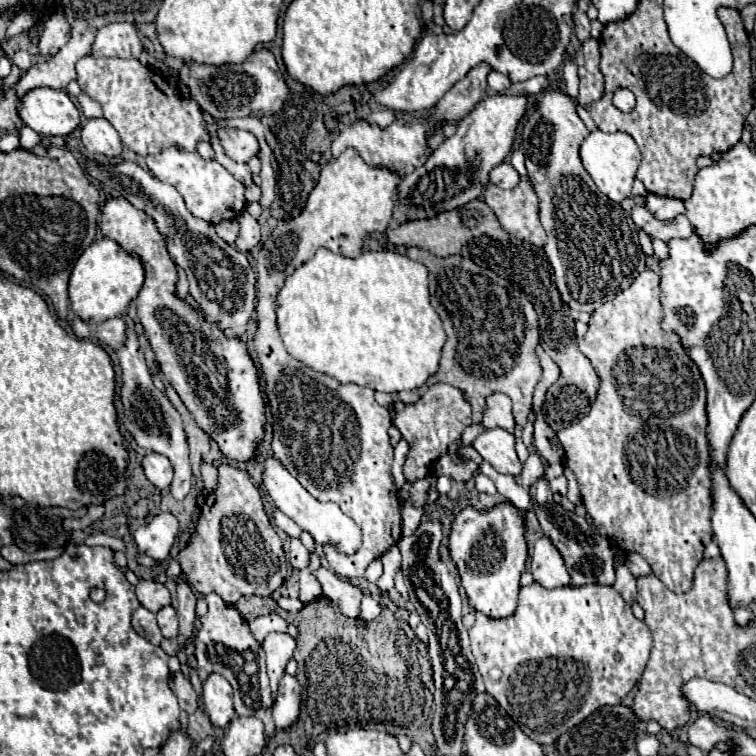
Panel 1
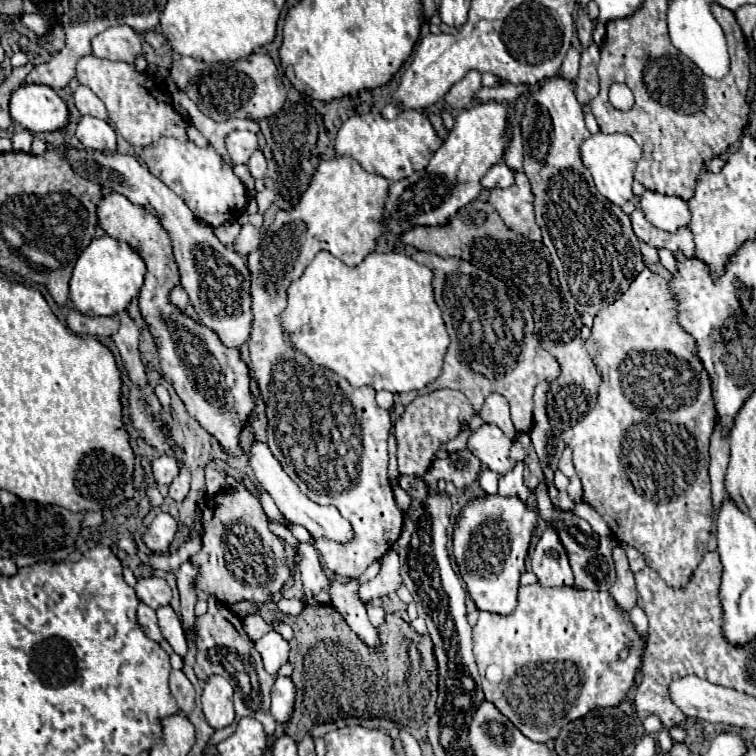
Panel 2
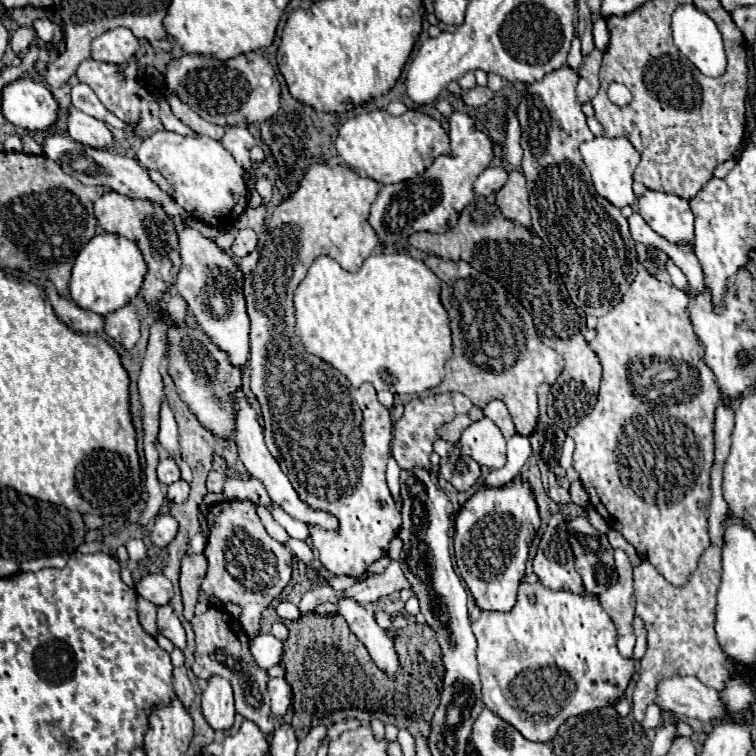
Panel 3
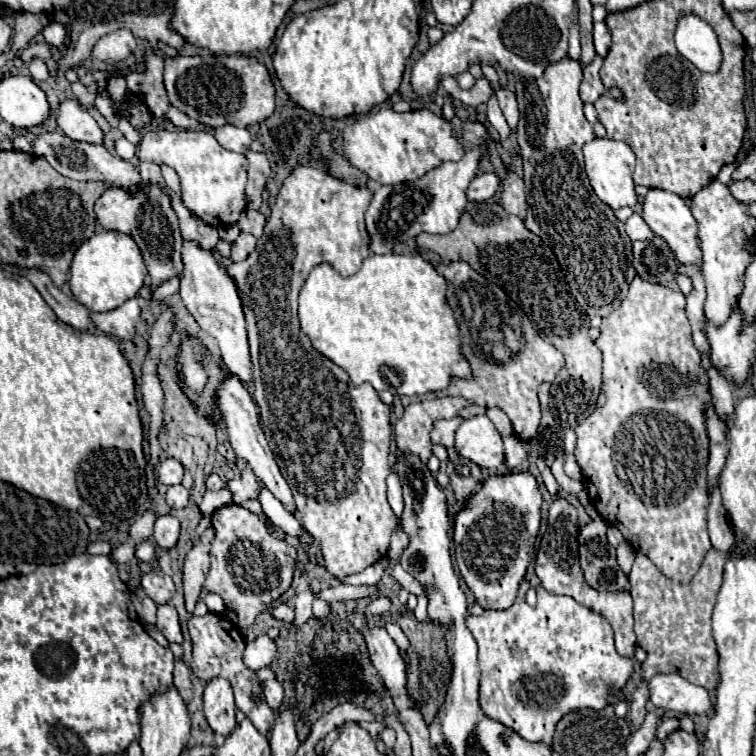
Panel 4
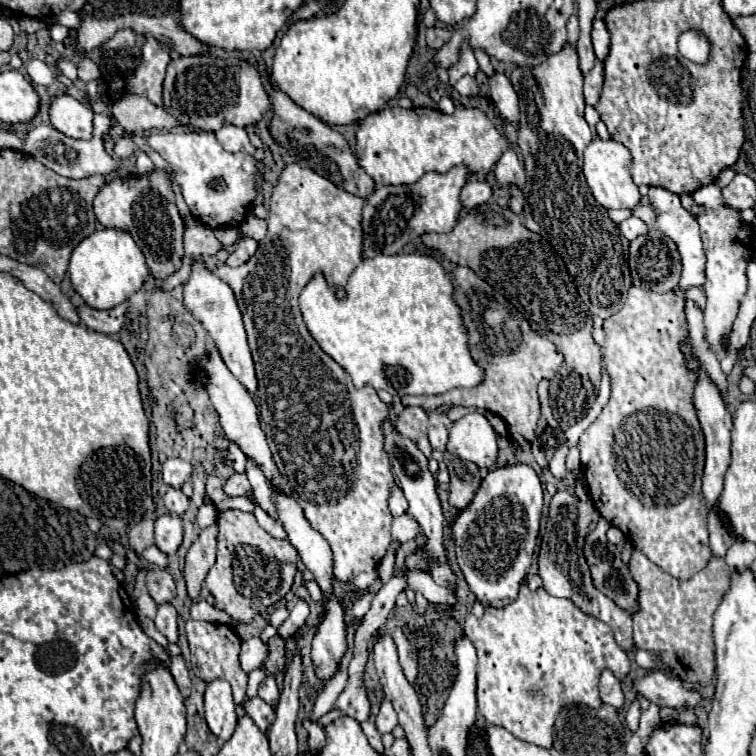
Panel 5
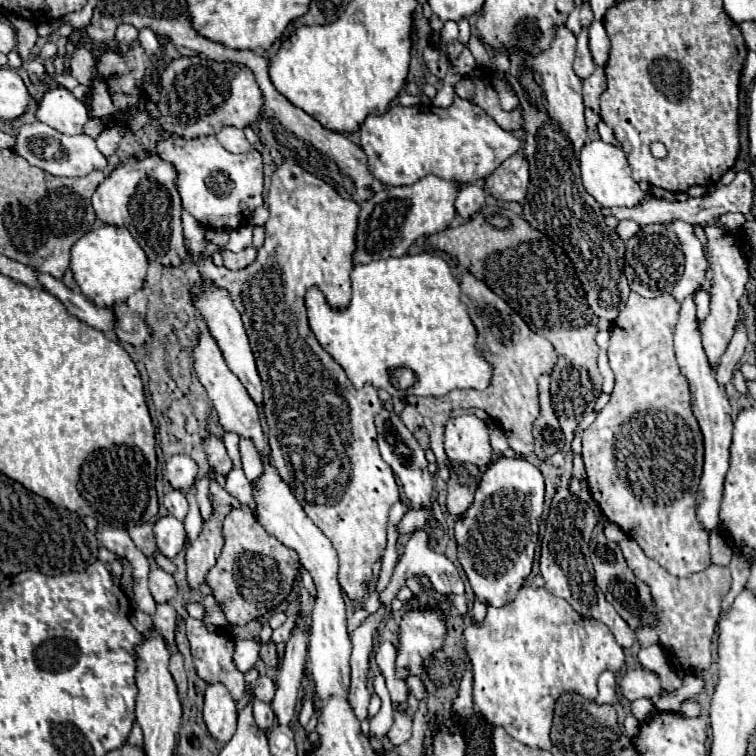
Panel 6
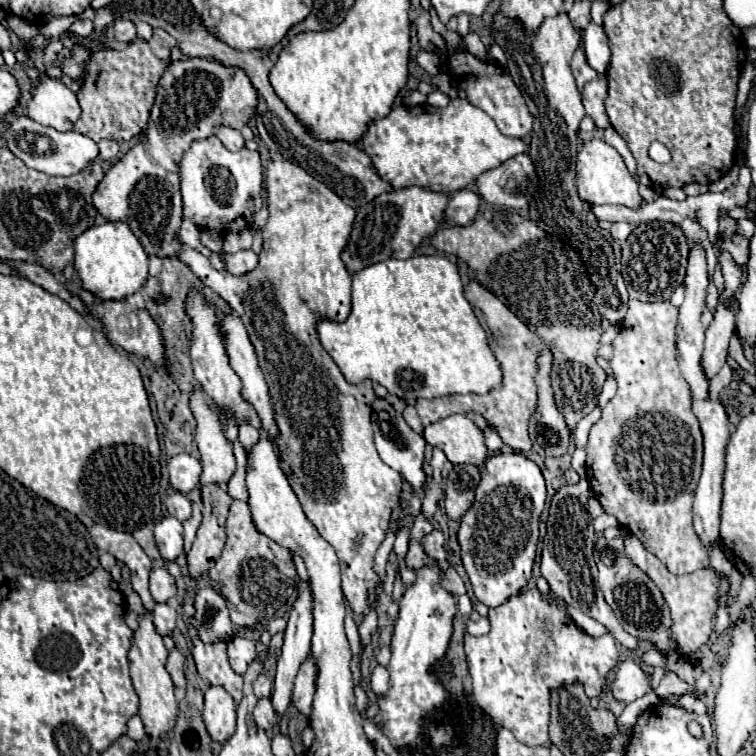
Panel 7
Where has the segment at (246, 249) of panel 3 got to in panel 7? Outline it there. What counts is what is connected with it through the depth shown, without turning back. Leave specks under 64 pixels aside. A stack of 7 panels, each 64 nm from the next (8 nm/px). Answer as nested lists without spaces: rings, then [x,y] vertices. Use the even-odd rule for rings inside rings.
[[[218,242],[214,252],[218,252],[218,254],[224,256],[224,260],[226,260],[226,270],[232,272],[232,274],[246,274],[246,272],[250,272],[252,268],[256,268],[256,264],[258,264],[258,256],[256,256],[252,250],[240,250],[240,252],[236,252],[236,254],[228,254],[228,252],[222,250],[222,246],[220,246],[220,242]]]

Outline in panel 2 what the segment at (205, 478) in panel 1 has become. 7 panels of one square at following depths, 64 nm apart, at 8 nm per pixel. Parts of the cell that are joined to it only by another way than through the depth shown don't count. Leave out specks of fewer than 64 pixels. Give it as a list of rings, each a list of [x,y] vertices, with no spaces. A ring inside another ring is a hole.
[[[208,466],[204,470],[204,476],[206,476],[206,492],[208,492],[208,496],[216,494],[224,486],[224,474],[222,472],[218,472],[218,470]]]

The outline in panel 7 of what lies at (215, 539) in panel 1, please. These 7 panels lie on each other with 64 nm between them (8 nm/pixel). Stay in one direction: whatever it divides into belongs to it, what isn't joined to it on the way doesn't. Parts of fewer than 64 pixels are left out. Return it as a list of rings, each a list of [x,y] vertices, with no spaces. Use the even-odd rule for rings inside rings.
[[[236,500],[230,506],[226,536],[224,552],[210,570],[210,578],[220,584],[220,594],[226,598],[232,624],[252,628],[262,618],[272,618],[274,612],[288,602],[296,584],[296,566],[288,548],[282,548],[256,530],[246,502]]]

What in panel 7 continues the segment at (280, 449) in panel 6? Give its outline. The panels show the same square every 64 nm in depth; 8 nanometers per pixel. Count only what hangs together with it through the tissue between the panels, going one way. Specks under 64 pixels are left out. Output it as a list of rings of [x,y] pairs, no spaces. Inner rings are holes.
[[[280,160],[280,162],[274,162],[266,168],[266,192],[268,192],[268,210],[270,210],[270,218],[262,230],[262,236],[264,236],[264,248],[262,252],[258,254],[260,256],[260,262],[254,270],[250,270],[248,274],[242,274],[234,280],[234,276],[230,276],[228,270],[214,270],[210,266],[210,260],[206,256],[202,256],[200,252],[192,250],[190,246],[182,244],[182,252],[178,254],[178,258],[188,264],[192,268],[192,272],[208,286],[212,288],[214,292],[218,292],[234,312],[238,312],[238,316],[242,318],[246,330],[248,330],[248,336],[252,340],[252,346],[256,350],[256,356],[258,356],[258,362],[260,362],[260,368],[264,372],[264,378],[268,382],[268,390],[270,390],[270,402],[274,406],[274,418],[276,418],[276,428],[278,428],[278,438],[276,438],[276,446],[278,446],[278,452],[280,452],[280,464],[282,464],[282,470],[288,474],[288,480],[290,480],[290,486],[294,490],[294,494],[298,496],[300,504],[302,504],[302,510],[304,514],[308,516],[308,520],[318,528],[318,532],[334,546],[336,554],[338,554],[338,560],[340,560],[340,572],[342,572],[342,592],[346,596],[346,600],[350,602],[354,614],[362,616],[366,614],[366,610],[370,608],[370,602],[368,602],[368,596],[370,592],[376,588],[378,582],[382,582],[384,578],[378,576],[372,566],[374,566],[374,554],[376,550],[380,548],[382,540],[386,538],[386,530],[388,530],[388,522],[390,522],[390,514],[392,514],[392,508],[398,504],[398,496],[400,496],[400,488],[402,488],[402,476],[392,470],[388,464],[384,464],[380,460],[380,456],[376,454],[376,446],[374,446],[374,434],[372,434],[372,424],[370,424],[370,414],[372,414],[372,402],[376,400],[376,394],[372,390],[372,382],[366,380],[358,386],[354,384],[348,384],[340,372],[340,368],[336,366],[336,362],[330,358],[330,354],[322,348],[320,340],[318,340],[318,334],[316,334],[316,320],[320,318],[330,318],[330,320],[338,320],[342,322],[348,314],[350,314],[350,274],[340,258],[340,254],[344,252],[344,246],[348,244],[348,234],[352,232],[352,222],[354,222],[354,216],[356,216],[356,210],[348,204],[344,204],[340,200],[340,196],[336,192],[332,192],[326,184],[322,184],[320,180],[312,178],[306,170],[300,170],[300,166],[292,164],[292,162],[286,162],[286,160]]]

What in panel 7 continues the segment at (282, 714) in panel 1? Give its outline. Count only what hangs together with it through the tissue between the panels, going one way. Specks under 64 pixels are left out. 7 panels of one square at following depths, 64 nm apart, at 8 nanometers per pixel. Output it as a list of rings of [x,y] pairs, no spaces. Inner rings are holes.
[[[260,674],[256,678],[256,682],[254,682],[254,692],[256,692],[258,698],[270,698],[270,694],[272,694],[272,680],[266,678],[264,674]]]

